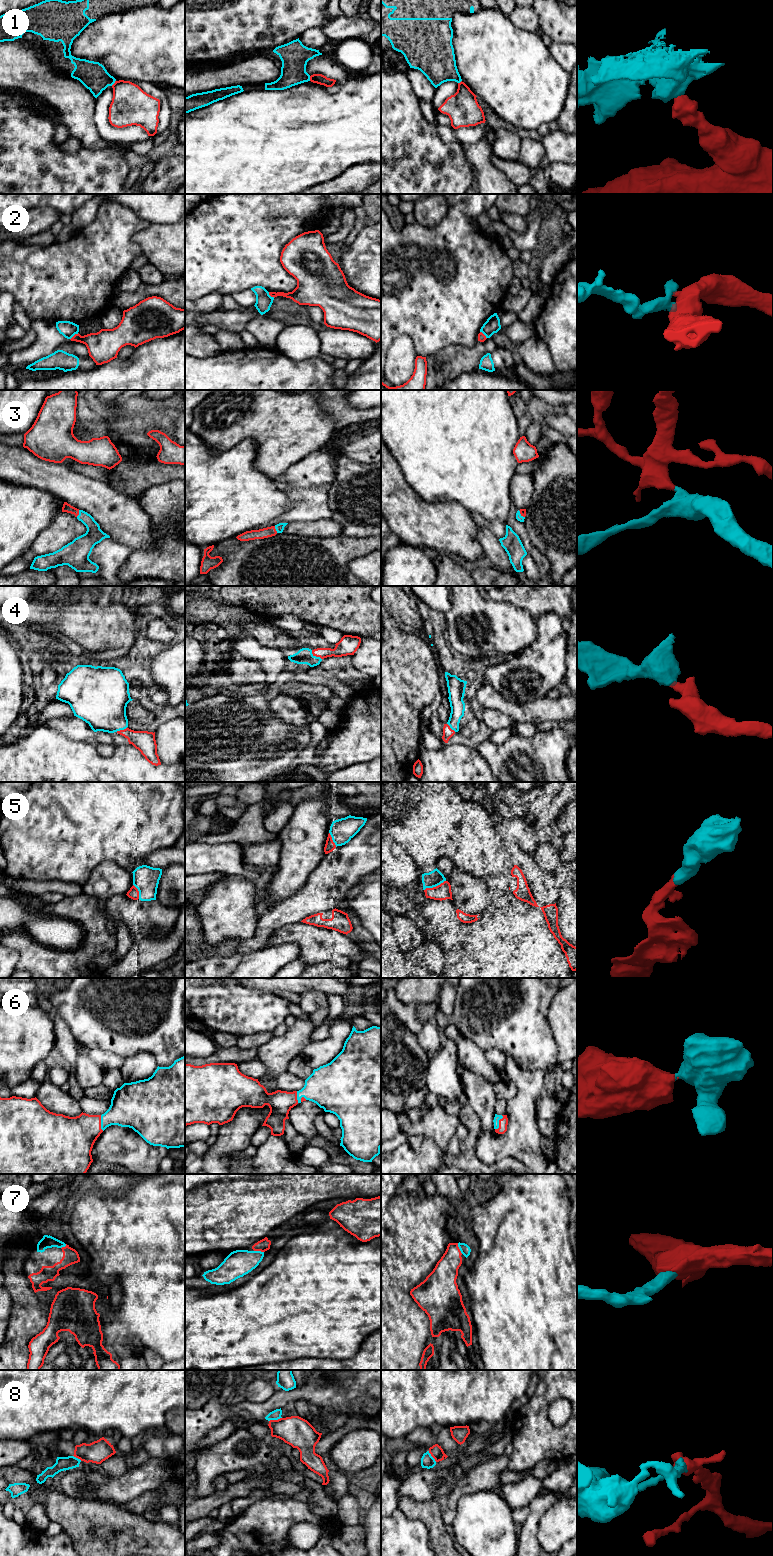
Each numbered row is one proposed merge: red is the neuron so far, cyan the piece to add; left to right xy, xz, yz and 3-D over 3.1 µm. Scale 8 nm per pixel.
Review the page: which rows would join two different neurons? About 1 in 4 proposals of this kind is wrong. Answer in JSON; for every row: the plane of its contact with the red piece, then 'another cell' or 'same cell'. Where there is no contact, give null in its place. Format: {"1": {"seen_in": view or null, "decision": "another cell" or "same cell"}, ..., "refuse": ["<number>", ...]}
{"1": {"seen_in": "xy", "decision": "another cell"}, "2": {"seen_in": "xy", "decision": "another cell"}, "3": {"seen_in": "xy", "decision": "same cell"}, "4": {"seen_in": "xz", "decision": "same cell"}, "5": {"seen_in": "yz", "decision": "same cell"}, "6": {"seen_in": "yz", "decision": "same cell"}, "7": {"seen_in": "yz", "decision": "same cell"}, "8": {"seen_in": "xz", "decision": "another cell"}, "refuse": ["1", "2", "8"]}

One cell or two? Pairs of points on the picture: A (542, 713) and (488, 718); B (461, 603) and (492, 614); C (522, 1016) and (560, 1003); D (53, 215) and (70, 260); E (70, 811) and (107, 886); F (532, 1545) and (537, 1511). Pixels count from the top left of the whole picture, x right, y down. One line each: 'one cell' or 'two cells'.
A: two cells
B: one cell
C: two cells
D: two cells
E: two cells
F: one cell

